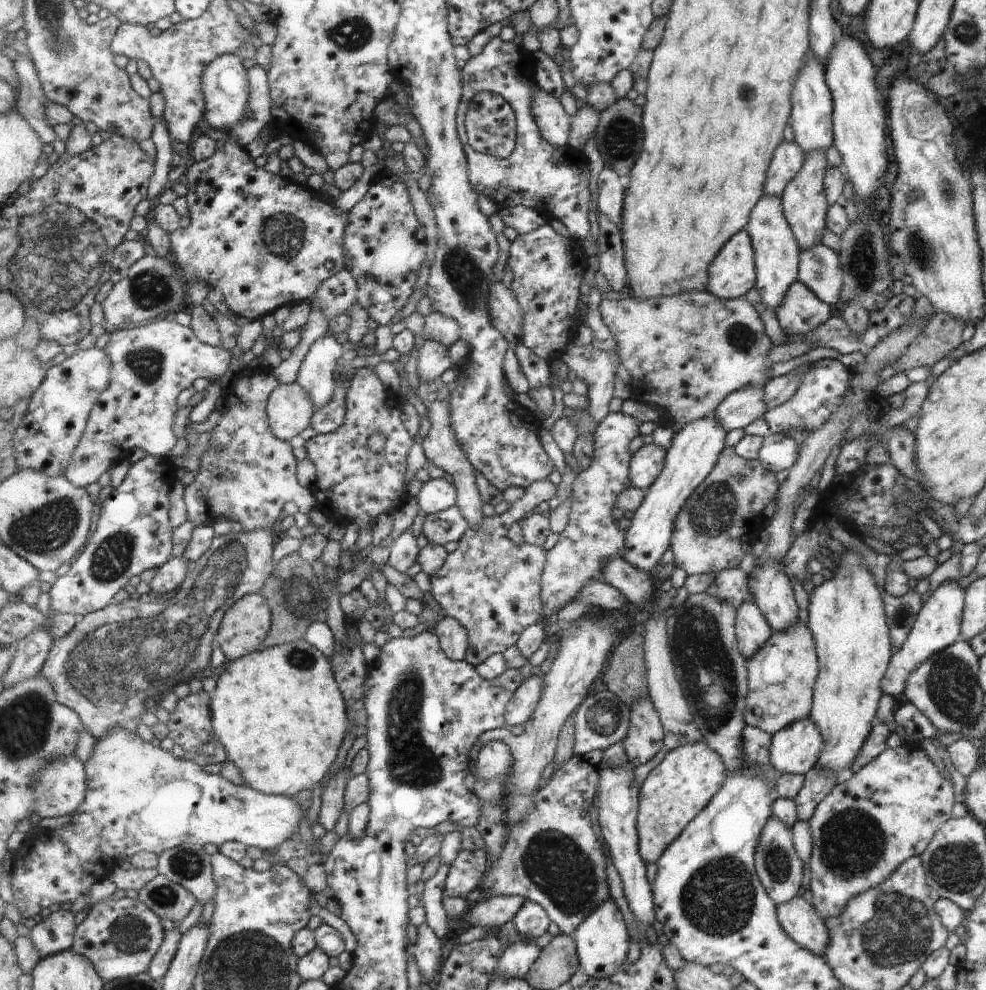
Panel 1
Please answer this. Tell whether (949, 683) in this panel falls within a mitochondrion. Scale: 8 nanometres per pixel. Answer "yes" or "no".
yes

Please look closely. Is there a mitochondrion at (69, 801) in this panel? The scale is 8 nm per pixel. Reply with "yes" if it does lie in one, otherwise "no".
no

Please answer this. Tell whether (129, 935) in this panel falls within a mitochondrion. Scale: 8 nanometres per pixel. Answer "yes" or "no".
yes

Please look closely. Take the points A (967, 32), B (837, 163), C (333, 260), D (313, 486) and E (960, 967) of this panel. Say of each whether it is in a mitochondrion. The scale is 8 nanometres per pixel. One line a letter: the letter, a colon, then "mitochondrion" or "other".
A: mitochondrion
B: other
C: other
D: other
E: other

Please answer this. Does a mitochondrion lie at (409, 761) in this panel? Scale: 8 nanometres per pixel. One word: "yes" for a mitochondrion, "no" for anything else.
yes

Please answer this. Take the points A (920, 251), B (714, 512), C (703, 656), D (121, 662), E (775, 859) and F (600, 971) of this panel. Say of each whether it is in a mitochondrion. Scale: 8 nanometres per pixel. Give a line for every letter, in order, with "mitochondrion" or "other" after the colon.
A: mitochondrion
B: mitochondrion
C: mitochondrion
D: mitochondrion
E: mitochondrion
F: other

